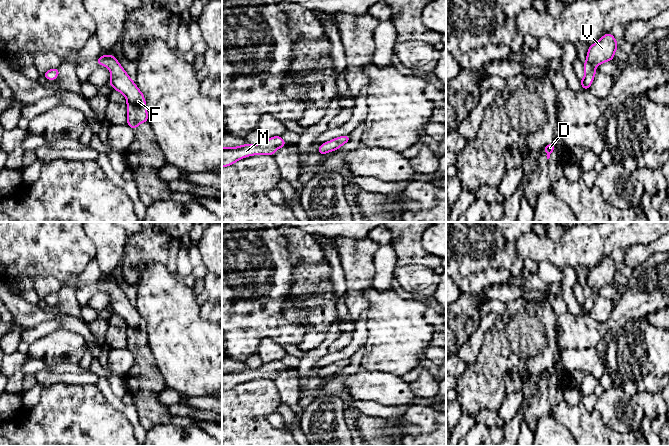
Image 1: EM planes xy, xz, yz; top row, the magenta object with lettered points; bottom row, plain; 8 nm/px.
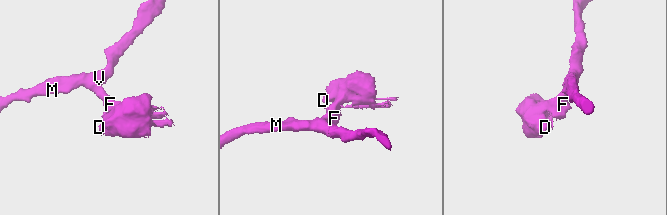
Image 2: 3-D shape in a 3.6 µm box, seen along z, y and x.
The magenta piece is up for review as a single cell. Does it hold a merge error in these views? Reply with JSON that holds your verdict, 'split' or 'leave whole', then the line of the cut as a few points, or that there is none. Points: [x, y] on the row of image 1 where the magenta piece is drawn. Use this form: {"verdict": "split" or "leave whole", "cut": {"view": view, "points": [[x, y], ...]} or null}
{"verdict": "leave whole", "cut": null}

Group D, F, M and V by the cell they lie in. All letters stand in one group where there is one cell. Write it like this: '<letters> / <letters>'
D F M V

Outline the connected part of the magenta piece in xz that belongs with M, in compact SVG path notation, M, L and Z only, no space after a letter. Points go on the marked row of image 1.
M274 136L256 145L244 144L237 147L222 147L222 167L230 166L240 159L252 155L271 155L287 143L281 136Z

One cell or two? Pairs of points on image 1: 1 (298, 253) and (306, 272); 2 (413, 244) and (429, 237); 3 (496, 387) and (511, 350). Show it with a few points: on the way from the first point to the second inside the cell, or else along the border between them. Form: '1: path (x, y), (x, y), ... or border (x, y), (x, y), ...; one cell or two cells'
1: path (303, 258), (306, 261), (306, 267); one cell
2: border (423, 232), (422, 246), (435, 255); two cells
3: path (496, 378), (496, 365), (502, 359); one cell

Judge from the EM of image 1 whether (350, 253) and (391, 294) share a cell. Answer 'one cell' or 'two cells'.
two cells

